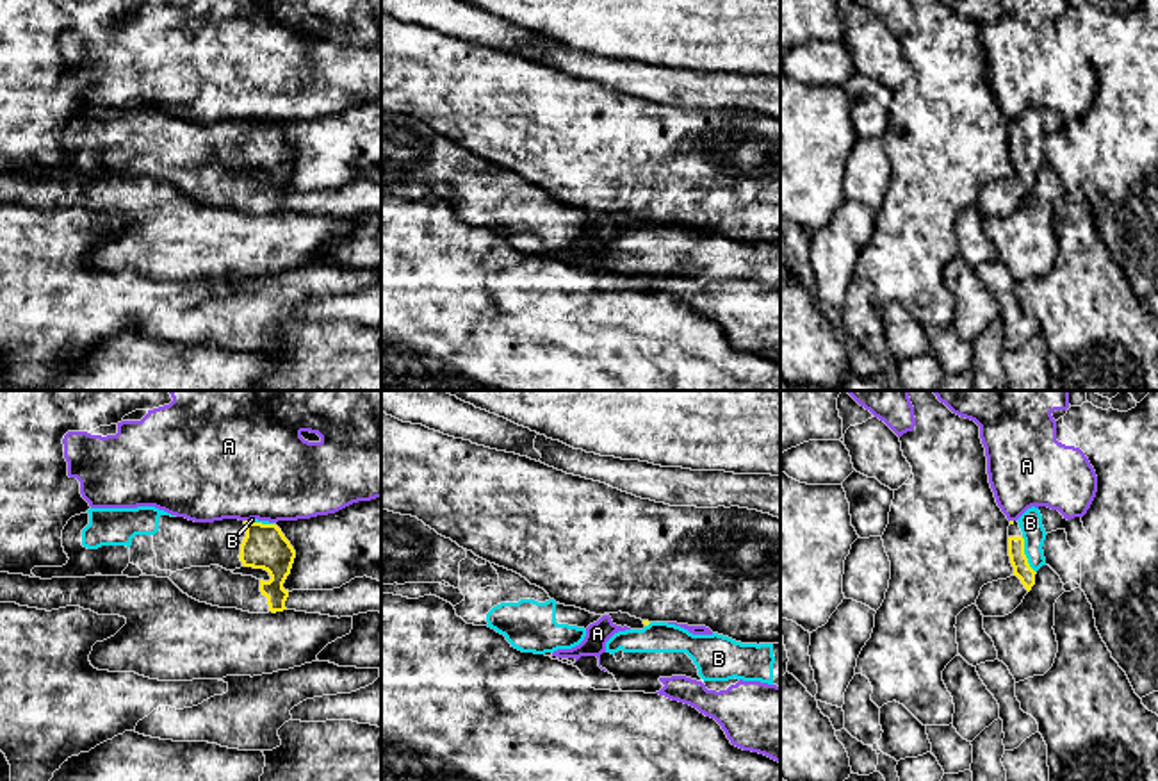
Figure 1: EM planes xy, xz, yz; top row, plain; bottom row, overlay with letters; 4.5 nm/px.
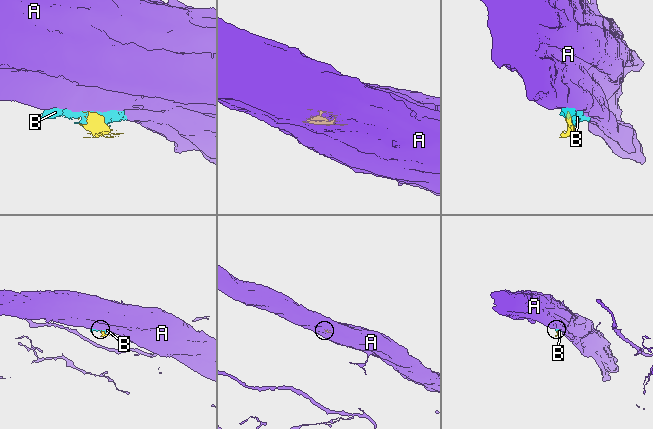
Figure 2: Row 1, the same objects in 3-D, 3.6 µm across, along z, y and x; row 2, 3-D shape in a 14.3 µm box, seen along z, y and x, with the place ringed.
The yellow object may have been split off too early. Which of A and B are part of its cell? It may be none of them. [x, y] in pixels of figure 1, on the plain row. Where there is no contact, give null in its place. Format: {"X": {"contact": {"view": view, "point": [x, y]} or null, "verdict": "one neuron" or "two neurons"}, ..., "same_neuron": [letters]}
{"A": {"contact": {"view": "xy", "point": [248, 122]}, "verdict": "two neurons"}, "B": {"contact": {"view": "yz", "point": [1025, 156]}, "verdict": "one neuron"}, "same_neuron": ["B"]}

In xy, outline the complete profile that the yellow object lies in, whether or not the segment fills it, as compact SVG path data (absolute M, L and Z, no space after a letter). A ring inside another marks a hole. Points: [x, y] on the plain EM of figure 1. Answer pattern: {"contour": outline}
{"contour": "M155 107L89 109L68 121L61 139L68 164L34 168L36 178L146 175L169 178L200 203L249 214L381 214L381 182L367 177L333 191L285 191L296 152L269 121L194 123ZM242 166L264 169L271 180L235 175Z"}

